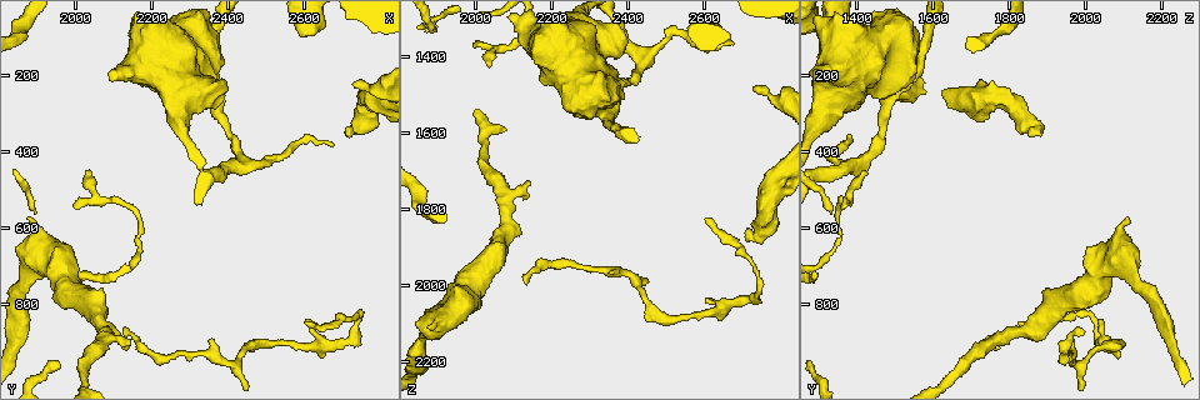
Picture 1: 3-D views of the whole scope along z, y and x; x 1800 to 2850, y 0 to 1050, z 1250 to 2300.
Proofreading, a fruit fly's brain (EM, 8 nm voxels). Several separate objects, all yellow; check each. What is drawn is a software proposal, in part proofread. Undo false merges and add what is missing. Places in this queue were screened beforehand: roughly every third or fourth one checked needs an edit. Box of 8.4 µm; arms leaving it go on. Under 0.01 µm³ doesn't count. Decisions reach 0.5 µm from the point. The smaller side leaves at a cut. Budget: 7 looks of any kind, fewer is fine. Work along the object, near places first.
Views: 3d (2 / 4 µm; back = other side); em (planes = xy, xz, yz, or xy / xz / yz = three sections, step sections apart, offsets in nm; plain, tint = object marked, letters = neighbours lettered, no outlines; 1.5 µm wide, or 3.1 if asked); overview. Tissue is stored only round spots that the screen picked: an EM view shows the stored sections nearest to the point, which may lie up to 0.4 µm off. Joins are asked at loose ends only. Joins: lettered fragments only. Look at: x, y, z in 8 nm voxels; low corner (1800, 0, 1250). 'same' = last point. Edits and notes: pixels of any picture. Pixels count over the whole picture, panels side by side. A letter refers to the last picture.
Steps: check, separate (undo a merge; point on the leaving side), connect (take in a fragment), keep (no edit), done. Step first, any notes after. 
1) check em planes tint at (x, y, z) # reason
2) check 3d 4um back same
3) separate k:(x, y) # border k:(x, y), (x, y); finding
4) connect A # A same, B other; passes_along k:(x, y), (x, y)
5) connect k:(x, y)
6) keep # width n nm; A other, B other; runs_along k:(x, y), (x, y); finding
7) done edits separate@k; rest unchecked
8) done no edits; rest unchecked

check 3d 2um at (2725, 220, 1485)

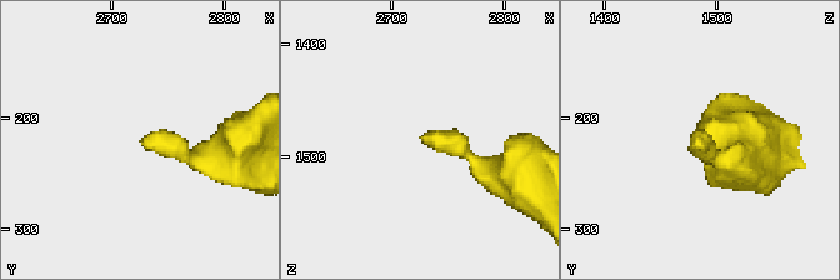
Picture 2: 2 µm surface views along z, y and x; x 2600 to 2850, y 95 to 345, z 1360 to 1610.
check em xz step 4 tint at (2728, 218, 1480) # shape alone is not enough

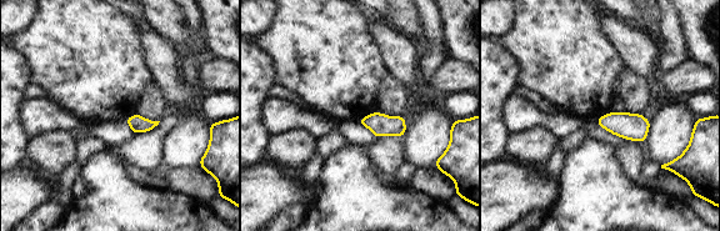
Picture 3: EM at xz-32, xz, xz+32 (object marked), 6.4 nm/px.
check em planes letters same # cut it another way

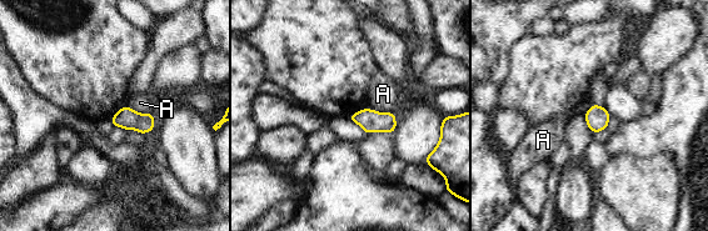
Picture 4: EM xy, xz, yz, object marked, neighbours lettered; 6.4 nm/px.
keep # A other; border 4:(125, 105), (140, 113), (153, 114); none of them fits

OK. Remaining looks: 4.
check 3d 2um at (2415, 955, 1980) # abrupt turn

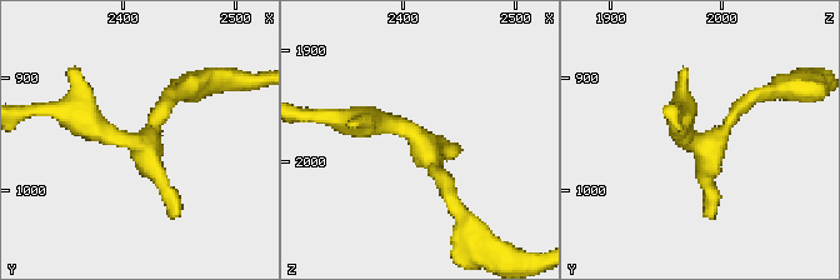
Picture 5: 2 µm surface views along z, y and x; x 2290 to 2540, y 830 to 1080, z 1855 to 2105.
check em planes letters at (2414, 956, 1980)

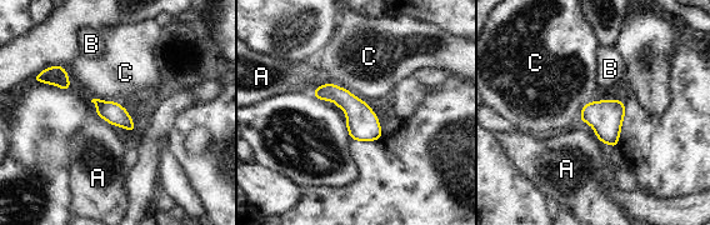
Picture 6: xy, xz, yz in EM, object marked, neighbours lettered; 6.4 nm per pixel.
keep # A other, B other, C other; border 6:(329, 83), (346, 88), (364, 101); all the same neuron

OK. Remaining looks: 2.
check em xy step 8 tint at (2135, 870, 2000) # end of a long branch

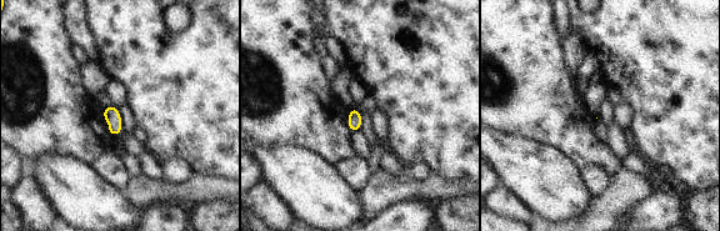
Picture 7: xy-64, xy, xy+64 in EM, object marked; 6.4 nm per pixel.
check em planes letters same # another direction

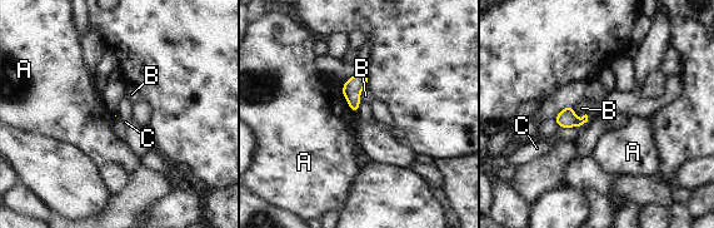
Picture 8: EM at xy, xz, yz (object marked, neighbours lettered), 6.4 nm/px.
keep # A other, B other, C other; no lettered fragment goes on from it

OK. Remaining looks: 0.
done no edits; rest unchecked

